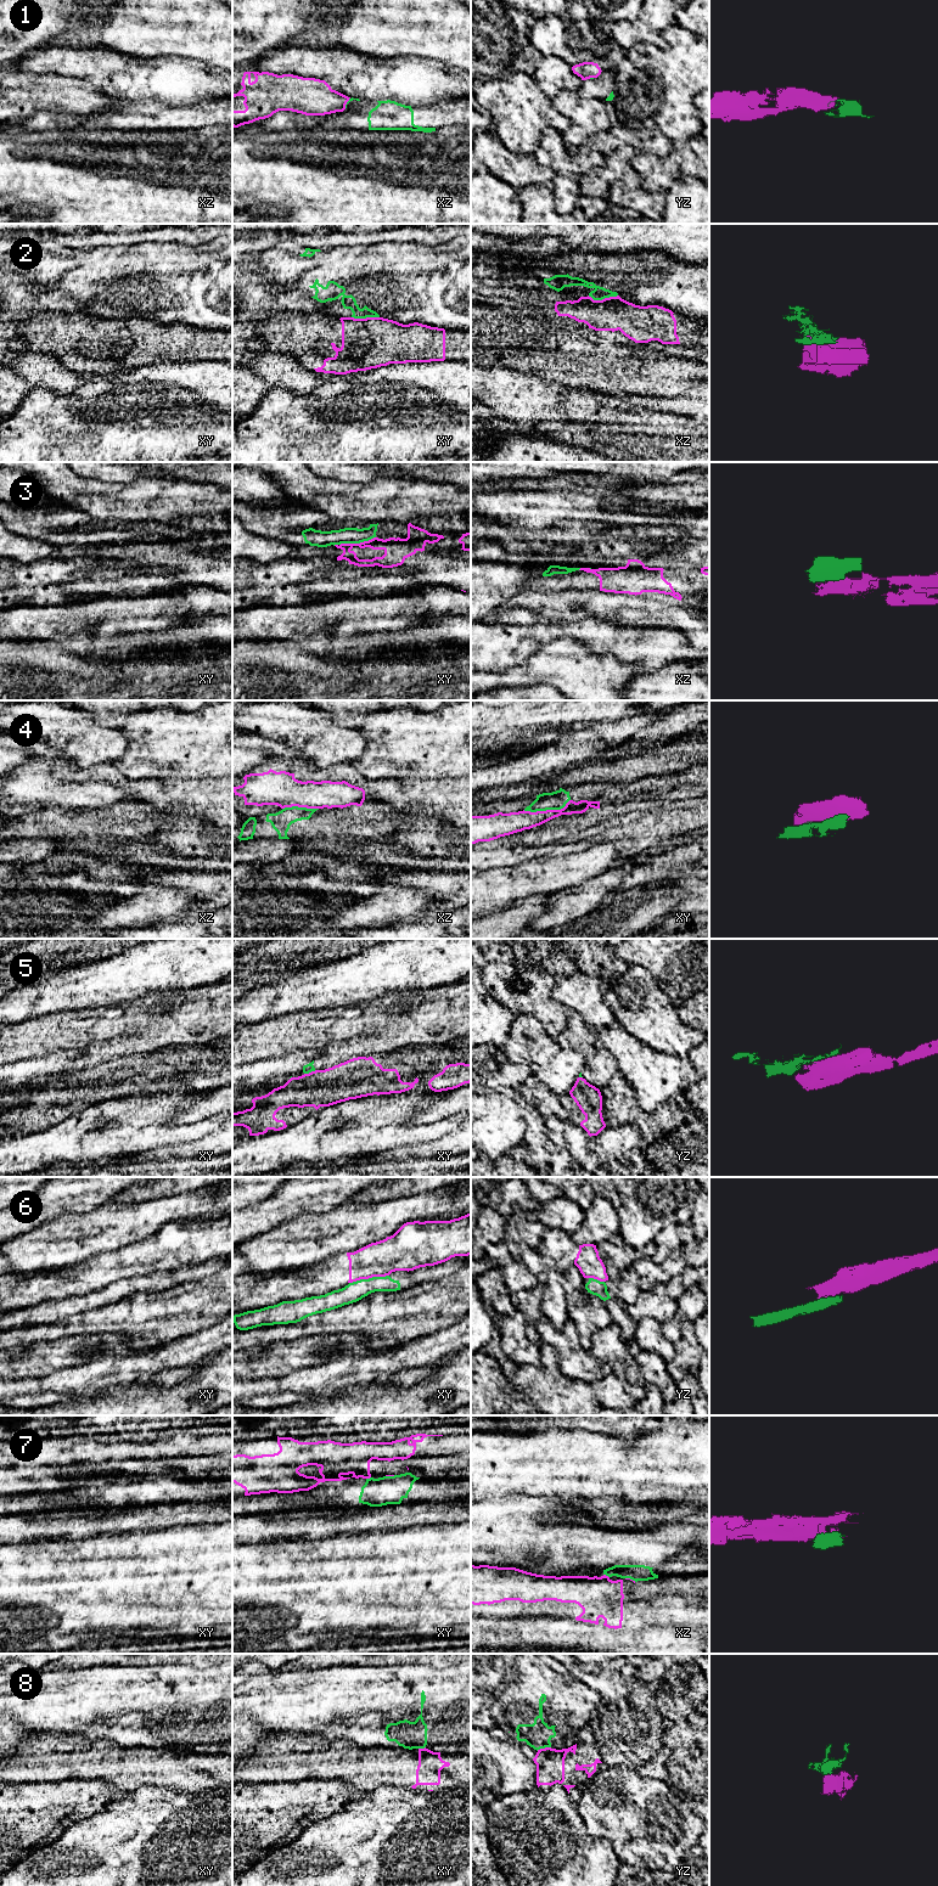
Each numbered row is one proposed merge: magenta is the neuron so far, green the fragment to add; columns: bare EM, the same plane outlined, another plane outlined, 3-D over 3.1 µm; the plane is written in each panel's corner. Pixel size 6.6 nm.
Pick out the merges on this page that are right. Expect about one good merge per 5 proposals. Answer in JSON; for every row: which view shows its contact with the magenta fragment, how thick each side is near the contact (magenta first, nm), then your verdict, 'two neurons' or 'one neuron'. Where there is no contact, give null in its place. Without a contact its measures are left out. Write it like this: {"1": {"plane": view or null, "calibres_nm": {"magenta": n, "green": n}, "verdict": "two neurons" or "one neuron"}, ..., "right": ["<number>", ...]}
{"1": {"plane": "xz", "calibres_nm": {"magenta": 240, "green": 20}, "verdict": "two neurons"}, "2": {"plane": "xz", "calibres_nm": {"magenta": 220, "green": 90}, "verdict": "two neurons"}, "3": {"plane": "xy", "calibres_nm": {"magenta": 130, "green": 110}, "verdict": "two neurons"}, "4": {"plane": "xy", "calibres_nm": {"magenta": 140, "green": 130}, "verdict": "two neurons"}, "5": {"plane": "xy", "calibres_nm": {"magenta": 240, "green": 60}, "verdict": "two neurons"}, "6": {"plane": "xy", "calibres_nm": {"magenta": 240, "green": 130}, "verdict": "two neurons"}, "7": {"plane": "xz", "calibres_nm": {"magenta": 280, "green": 110}, "verdict": "two neurons"}, "8": {"plane": "yz", "calibres_nm": {"magenta": 190, "green": 170}, "verdict": "two neurons"}, "right": []}

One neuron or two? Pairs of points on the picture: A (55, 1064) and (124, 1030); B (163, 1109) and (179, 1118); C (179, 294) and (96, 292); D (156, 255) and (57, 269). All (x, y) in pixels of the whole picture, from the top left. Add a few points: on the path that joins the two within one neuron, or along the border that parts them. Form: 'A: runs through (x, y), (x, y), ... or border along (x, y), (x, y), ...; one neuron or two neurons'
A: border along (73, 1047), (77, 1057), (65, 1067), (65, 1073); two neurons
B: border along (198, 1099), (189, 1107), (181, 1108), (162, 1122); two neurons
C: runs through (158, 286), (117, 286); one neuron
D: runs through (132, 269), (89, 270), (82, 263); one neuron

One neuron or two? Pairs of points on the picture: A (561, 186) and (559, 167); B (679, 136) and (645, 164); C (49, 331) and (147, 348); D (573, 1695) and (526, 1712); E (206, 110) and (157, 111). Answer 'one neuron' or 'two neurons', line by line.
A: one neuron
B: two neurons
C: one neuron
D: one neuron
E: one neuron

